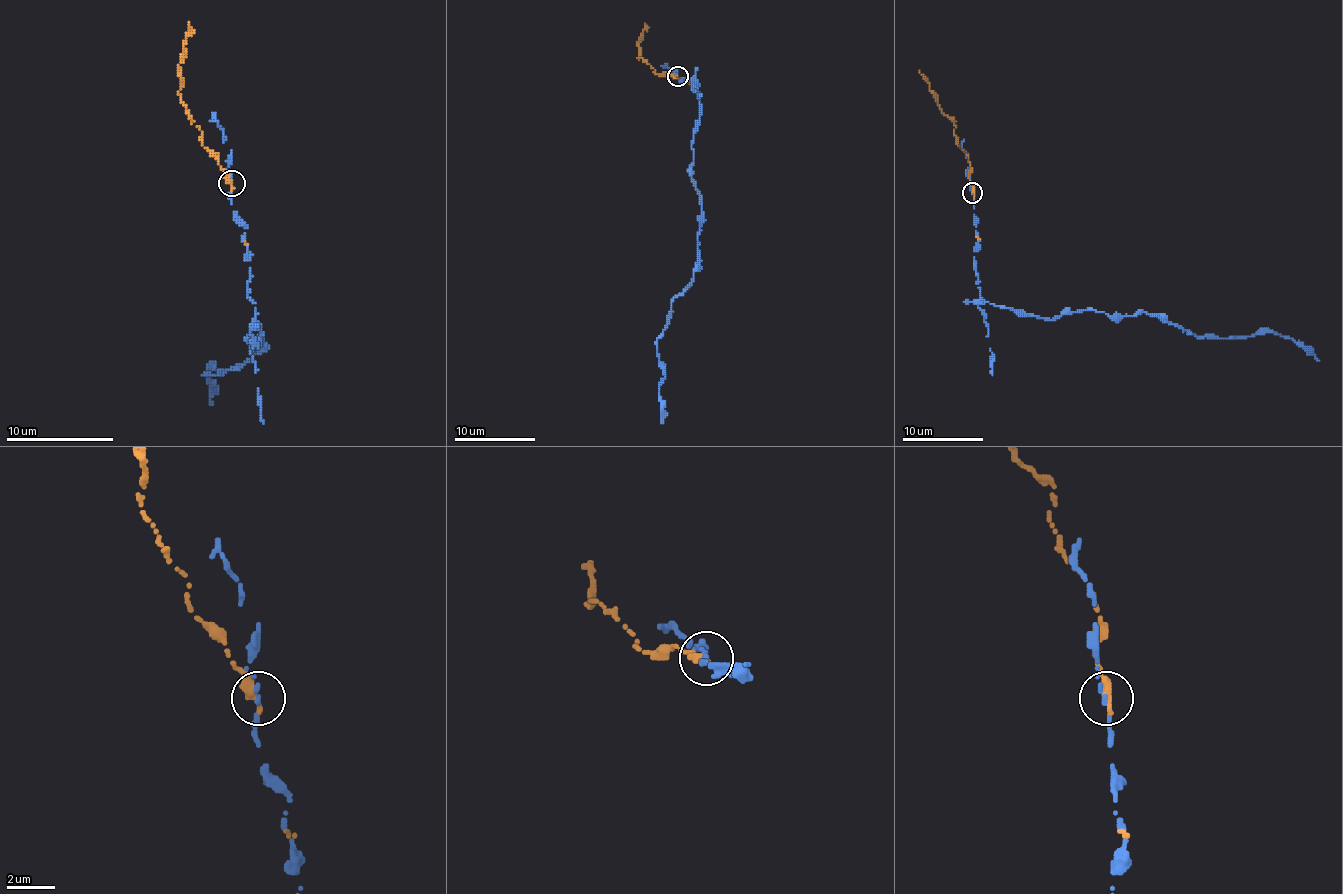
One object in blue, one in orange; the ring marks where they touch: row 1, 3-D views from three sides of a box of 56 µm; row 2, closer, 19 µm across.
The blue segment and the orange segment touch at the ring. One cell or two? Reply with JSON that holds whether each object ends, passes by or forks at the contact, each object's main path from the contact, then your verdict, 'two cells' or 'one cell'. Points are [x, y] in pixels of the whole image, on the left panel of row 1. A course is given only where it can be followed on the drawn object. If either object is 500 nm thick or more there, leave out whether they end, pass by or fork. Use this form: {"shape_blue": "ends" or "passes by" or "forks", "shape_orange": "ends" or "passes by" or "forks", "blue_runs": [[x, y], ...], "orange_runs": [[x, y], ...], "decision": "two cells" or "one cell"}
{"shape_blue": "passes by", "shape_orange": "ends", "blue_runs": [[231, 182], [261, 330], [253, 351], [250, 340], [263, 346], [204, 372], [215, 367], [212, 404]], "orange_runs": [[231, 182], [218, 161], [202, 145], [202, 132], [188, 118], [178, 91], [178, 65], [188, 22]], "decision": "two cells"}

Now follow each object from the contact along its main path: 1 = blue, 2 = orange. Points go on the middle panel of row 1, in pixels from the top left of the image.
1: (677, 76), (691, 78), (699, 94), (691, 181), (701, 214), (693, 281), (673, 299), (657, 340), (663, 423)
2: (677, 78), (667, 72), (655, 74), (655, 70), (636, 58), (636, 41), (645, 23)

